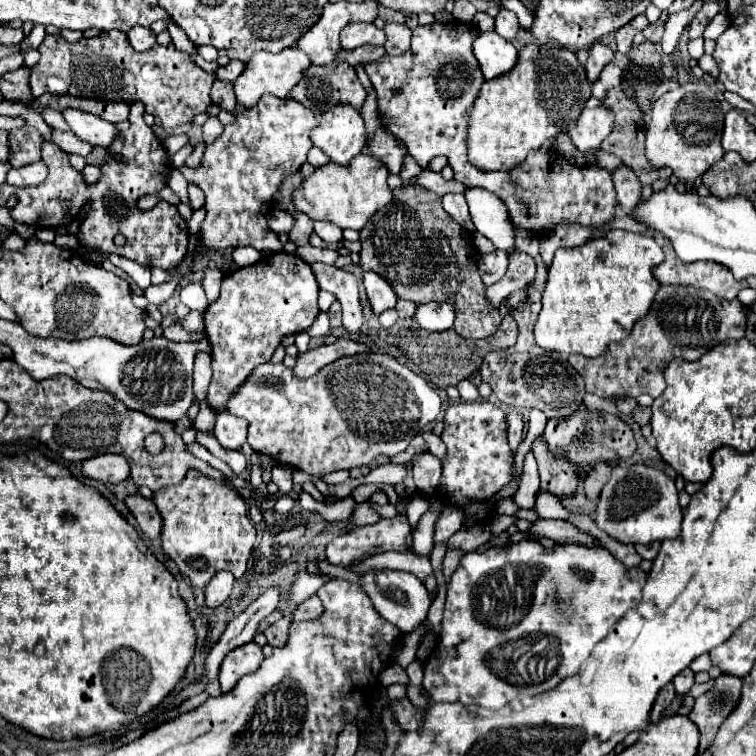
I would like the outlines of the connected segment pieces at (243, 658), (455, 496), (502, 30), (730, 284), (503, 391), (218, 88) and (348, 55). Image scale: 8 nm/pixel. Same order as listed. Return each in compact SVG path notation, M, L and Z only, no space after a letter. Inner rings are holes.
M248 642L234 652L230 652L222 666L220 666L220 688L222 692L228 692L234 688L234 684L246 676L248 672L256 672L264 660L262 648L254 642Z
M458 402L446 410L442 442L448 448L444 462L440 498L464 506L470 498L488 500L510 482L512 452L506 440L506 414L492 402Z
M500 10L500 12L498 12L498 16L496 16L496 28L494 28L494 30L496 30L502 38L514 40L518 28L520 28L520 24L518 24L518 18L516 18L514 12L510 12L510 10Z
M668 238L664 240L664 250L666 260L654 268L654 276L660 284L694 286L710 290L724 300L734 300L744 286L752 284L748 280L736 280L730 274L730 270L726 270L722 264L716 262L694 262L694 264L678 262Z
M528 286L526 290L514 292L508 298L508 308L510 308L510 314L514 316L514 320L518 322L518 328L520 328L518 342L516 342L516 346L512 346L508 350L490 352L490 354L484 356L482 366L480 366L482 380L492 386L494 396L502 404L538 408L548 418L566 418L566 416L570 416L578 406L582 406L584 380L568 364L566 354L542 350L534 342L532 328L534 328L538 310L540 310L540 294L532 286Z
M216 80L212 86L212 92L210 92L210 98L212 98L212 104L220 106L226 112L236 110L236 98L234 98L234 90L232 90L230 82Z
M360 46L358 50L352 50L352 52L338 52L338 60L346 60L346 62L350 62L352 66L356 66L356 64L360 64L360 62L370 62L370 60L376 60L376 58L380 58L380 56L384 56L386 54L386 50L384 50L384 46L380 46L380 48L374 48L374 46Z

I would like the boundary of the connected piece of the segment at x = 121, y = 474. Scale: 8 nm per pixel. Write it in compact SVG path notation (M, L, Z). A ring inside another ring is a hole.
M100 454L82 462L82 474L102 484L120 484L130 478L130 464L118 454Z

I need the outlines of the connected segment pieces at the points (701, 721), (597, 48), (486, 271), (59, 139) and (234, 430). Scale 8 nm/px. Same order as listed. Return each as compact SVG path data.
M720 674L714 680L714 688L696 698L688 718L700 730L698 752L706 750L714 742L724 718L728 718L736 710L740 702L740 690L742 690L740 678L734 678L732 674Z
M596 42L596 44L592 46L590 56L588 56L588 60L586 60L586 74L588 74L590 84L594 84L594 82L600 78L602 68L604 68L608 62L612 62L612 60L614 60L614 52L612 52L608 46L604 46L604 44L600 44L600 42Z
M494 250L492 254L484 254L478 262L478 272L480 272L486 286L492 286L498 280L502 280L502 276L506 274L506 268L508 268L508 254L502 250Z
M52 128L52 144L58 144L68 154L76 152L80 156L88 156L90 150L92 150L90 144L78 140L70 130L56 130L56 128Z
M218 412L216 414L216 428L214 428L216 440L232 450L238 450L242 442L246 442L246 420L232 416L230 412Z

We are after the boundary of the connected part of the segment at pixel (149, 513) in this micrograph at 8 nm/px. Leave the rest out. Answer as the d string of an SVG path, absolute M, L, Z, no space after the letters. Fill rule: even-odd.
M140 494L134 496L126 496L126 506L130 508L130 512L134 514L138 526L142 528L144 536L148 540L158 540L162 534L162 516L158 516L158 508L154 508L154 502L148 498L142 498Z

